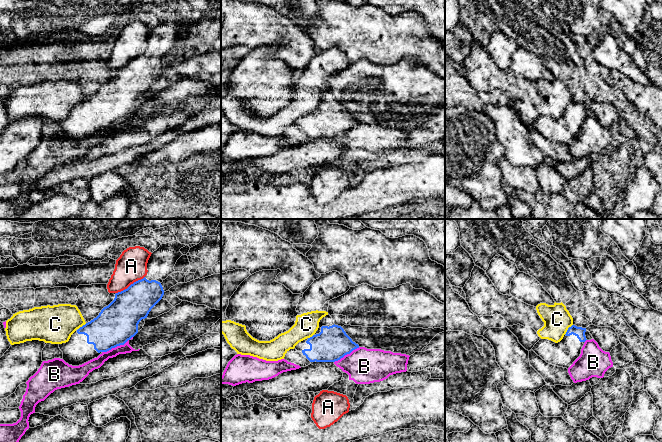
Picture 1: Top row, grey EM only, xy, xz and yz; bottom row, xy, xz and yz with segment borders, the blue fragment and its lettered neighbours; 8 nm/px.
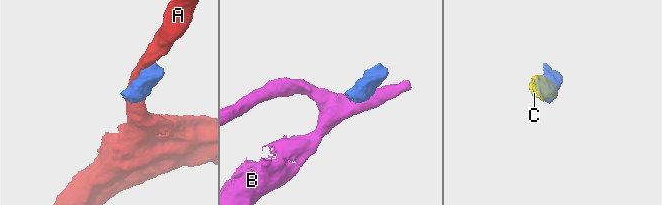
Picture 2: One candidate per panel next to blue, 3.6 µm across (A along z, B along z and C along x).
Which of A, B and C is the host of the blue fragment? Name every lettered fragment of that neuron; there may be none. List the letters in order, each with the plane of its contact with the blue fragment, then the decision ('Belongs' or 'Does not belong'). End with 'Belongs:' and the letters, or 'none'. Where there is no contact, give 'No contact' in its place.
A: Touches blue in xy. Does not belong
B: Touches blue in xy. Does not belong
C: Touches blue in yz. Does not belong
Belongs: none

